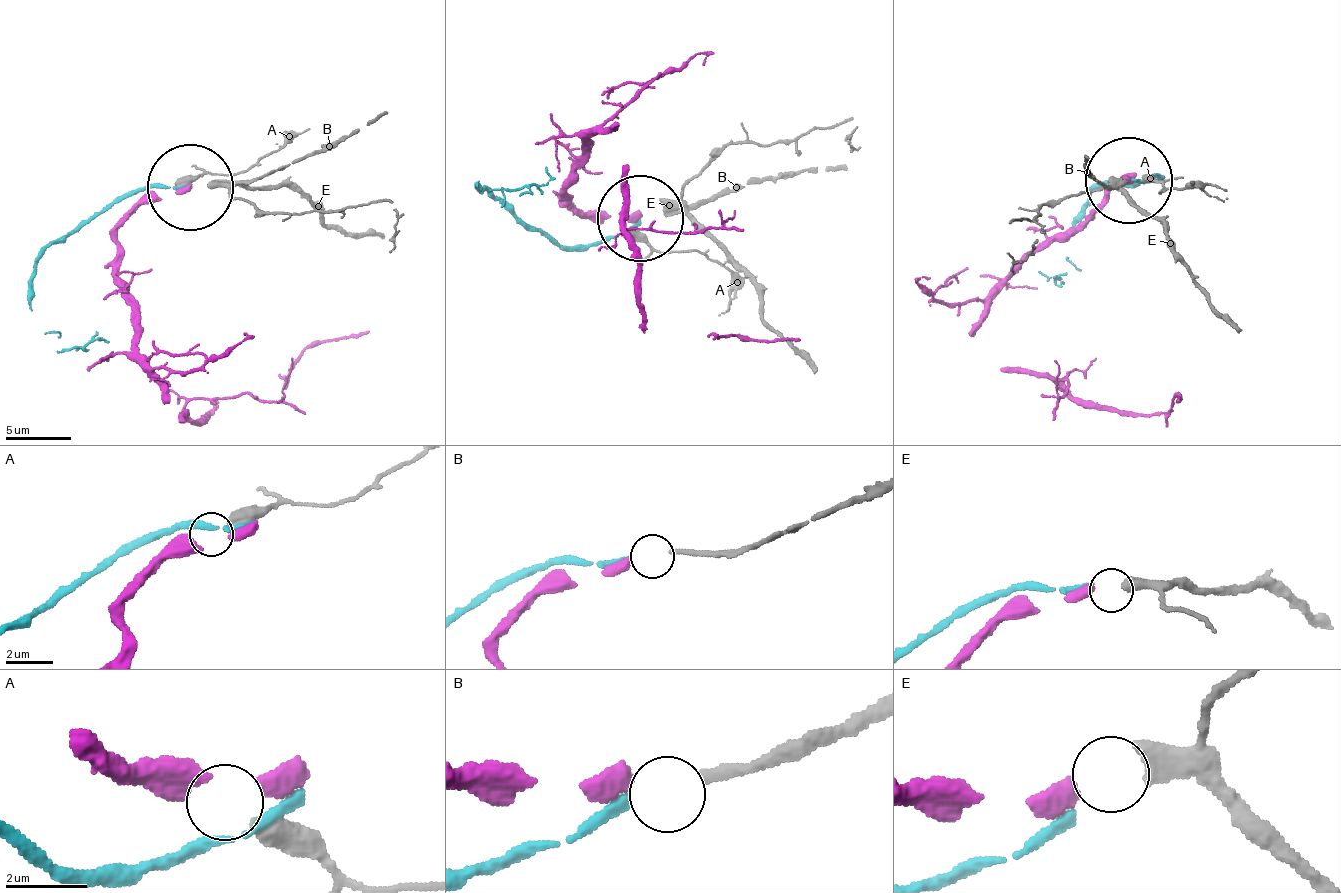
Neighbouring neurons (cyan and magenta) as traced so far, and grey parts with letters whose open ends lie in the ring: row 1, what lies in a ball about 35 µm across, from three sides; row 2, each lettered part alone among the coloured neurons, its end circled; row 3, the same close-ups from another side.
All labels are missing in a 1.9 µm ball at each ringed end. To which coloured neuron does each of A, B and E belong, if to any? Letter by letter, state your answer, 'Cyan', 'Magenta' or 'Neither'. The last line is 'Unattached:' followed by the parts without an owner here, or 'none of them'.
A: Neither
B: Cyan
E: Magenta
Unattached: A

